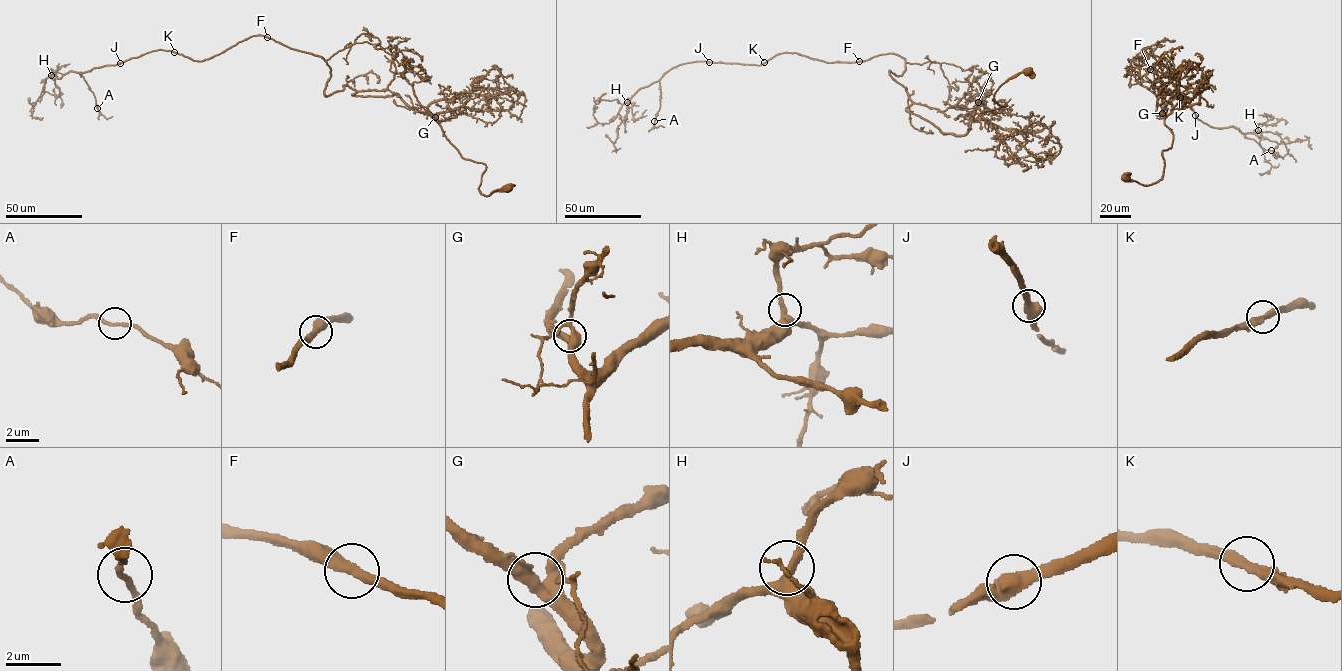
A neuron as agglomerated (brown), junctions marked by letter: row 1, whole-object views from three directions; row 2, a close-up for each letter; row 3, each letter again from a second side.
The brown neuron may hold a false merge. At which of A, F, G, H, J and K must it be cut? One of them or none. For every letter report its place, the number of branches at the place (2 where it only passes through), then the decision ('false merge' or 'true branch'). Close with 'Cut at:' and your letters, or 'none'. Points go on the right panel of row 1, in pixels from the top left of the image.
A: at (1271, 150); 2 branches meet; true branch
F: at (1150, 69); 2 branches meet; true branch
G: at (1162, 113); 3 branches meet; true branch
H: at (1258, 130); 3 branches meet; true branch
J: at (1195, 115); 2 branches meet; true branch
K: at (1180, 97); 2 branches meet; true branch
Cut at: none

